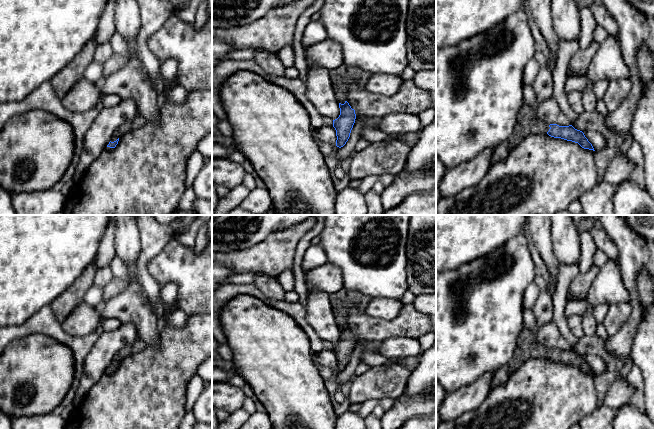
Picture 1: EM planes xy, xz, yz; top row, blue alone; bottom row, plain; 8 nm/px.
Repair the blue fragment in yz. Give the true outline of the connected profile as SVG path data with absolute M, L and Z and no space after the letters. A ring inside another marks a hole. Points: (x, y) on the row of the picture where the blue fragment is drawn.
M525 104L518 114L512 134L506 141L501 142L495 147L491 165L504 159L527 136L543 133L547 133L554 138L561 138L578 143L584 149L595 151L582 131L575 129L572 125L559 126L557 124L549 125L544 123L538 118L535 107Z

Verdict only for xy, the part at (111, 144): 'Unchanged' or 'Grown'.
Grown

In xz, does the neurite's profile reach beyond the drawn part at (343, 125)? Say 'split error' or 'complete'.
split error

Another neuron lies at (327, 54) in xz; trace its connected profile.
M326 39L307 49L306 61L308 69L315 65L331 71L343 64L342 48L338 43Z

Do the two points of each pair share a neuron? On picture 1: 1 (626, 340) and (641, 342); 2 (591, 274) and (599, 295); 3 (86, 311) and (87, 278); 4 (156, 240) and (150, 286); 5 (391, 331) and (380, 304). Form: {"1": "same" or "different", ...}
{"1": "different", "2": "different", "3": "different", "4": "same", "5": "different"}

